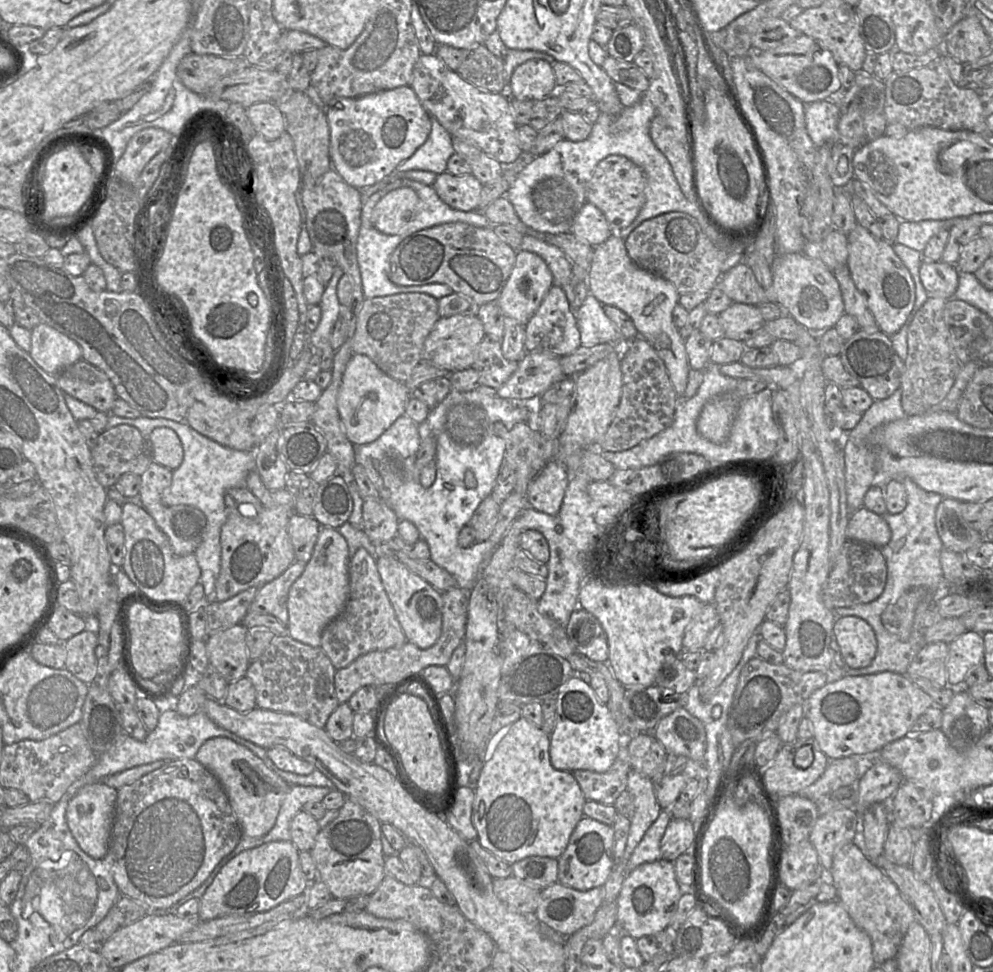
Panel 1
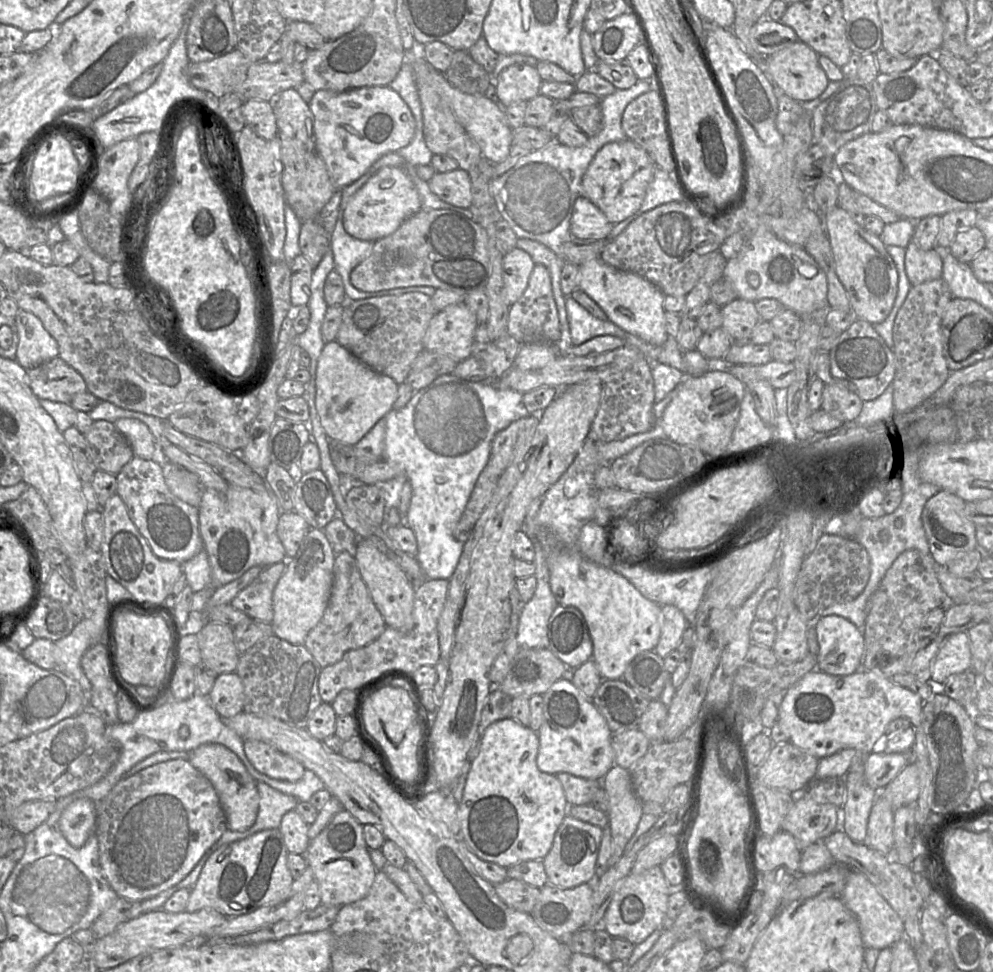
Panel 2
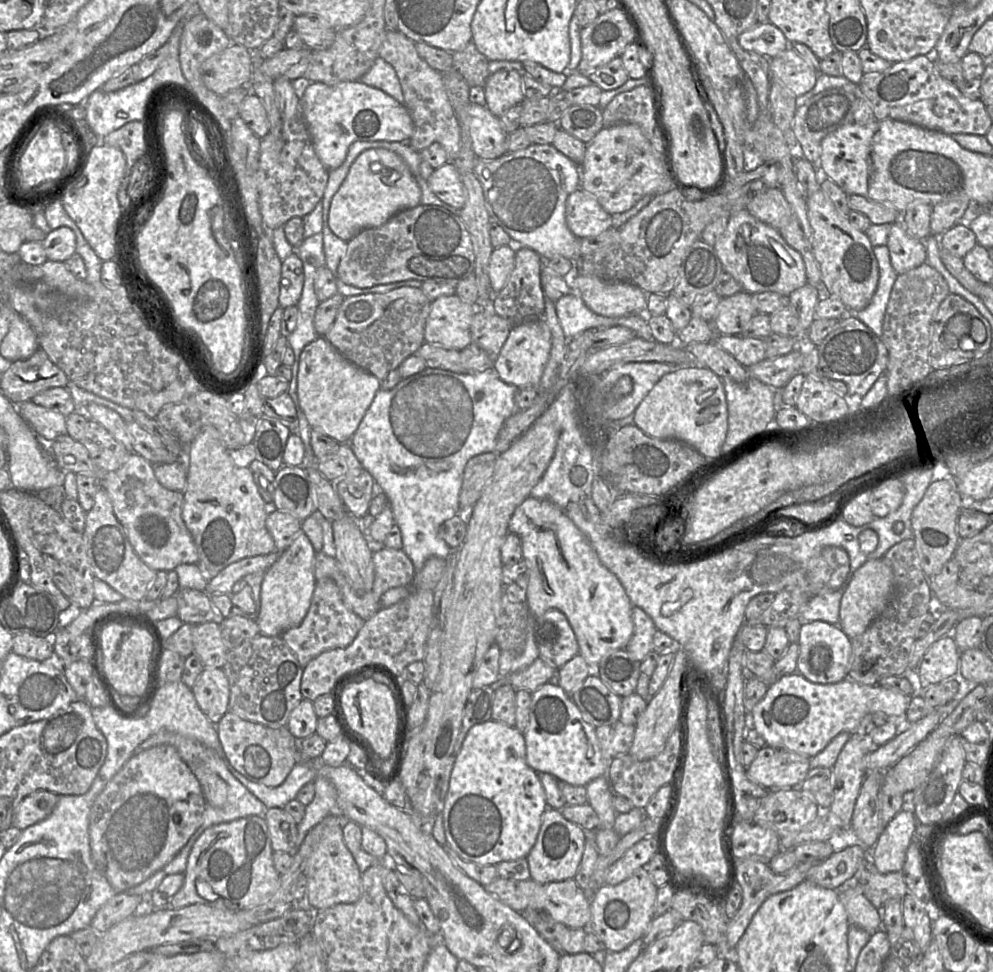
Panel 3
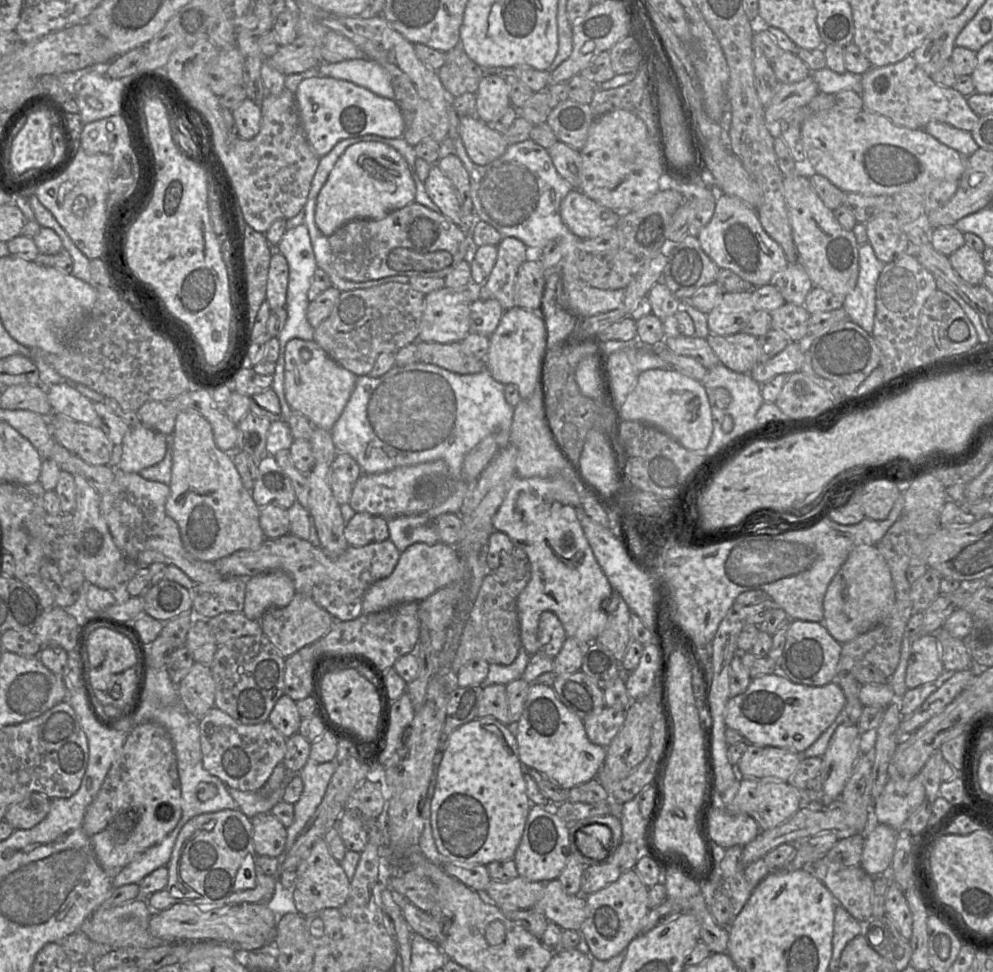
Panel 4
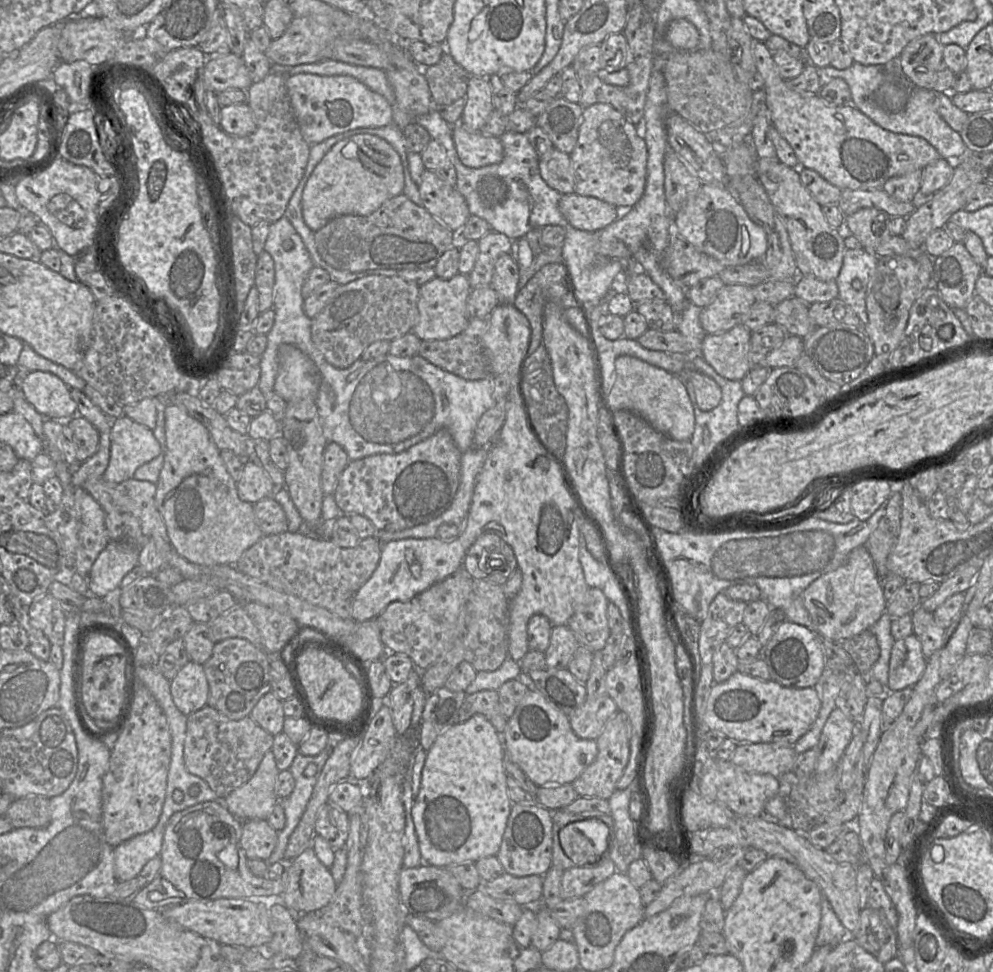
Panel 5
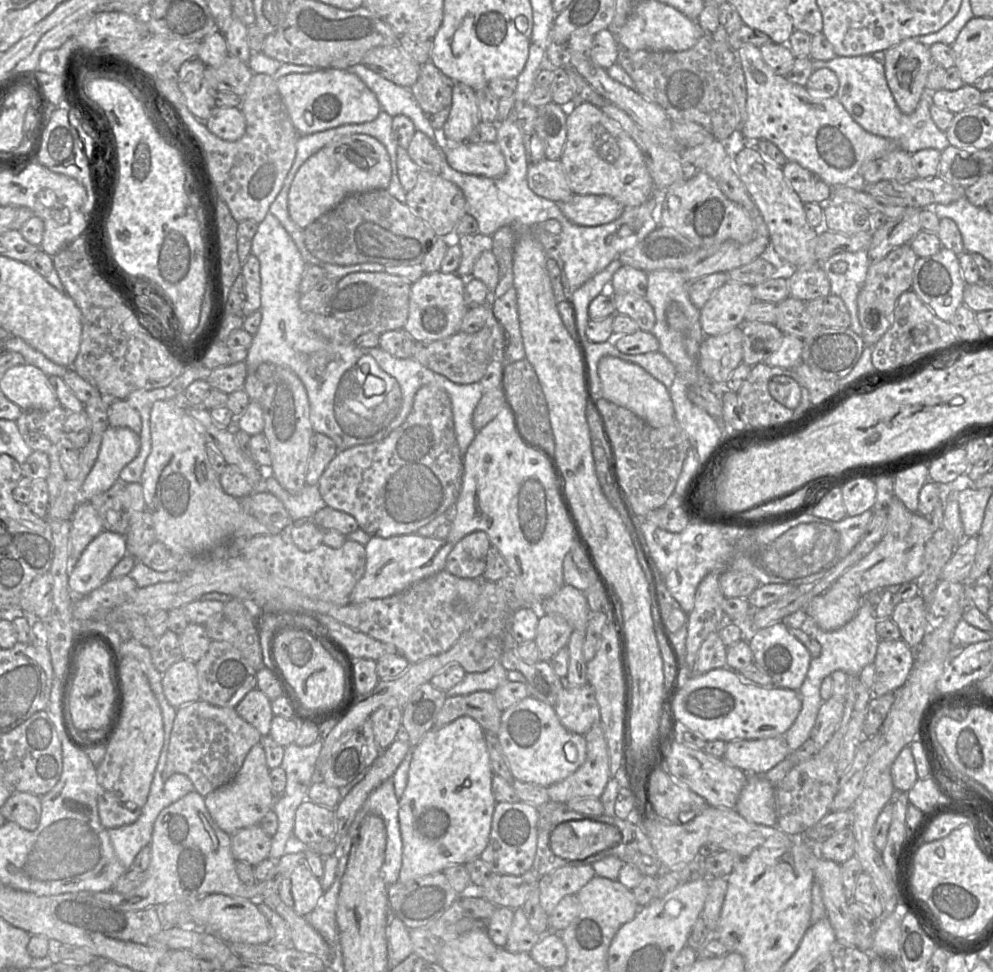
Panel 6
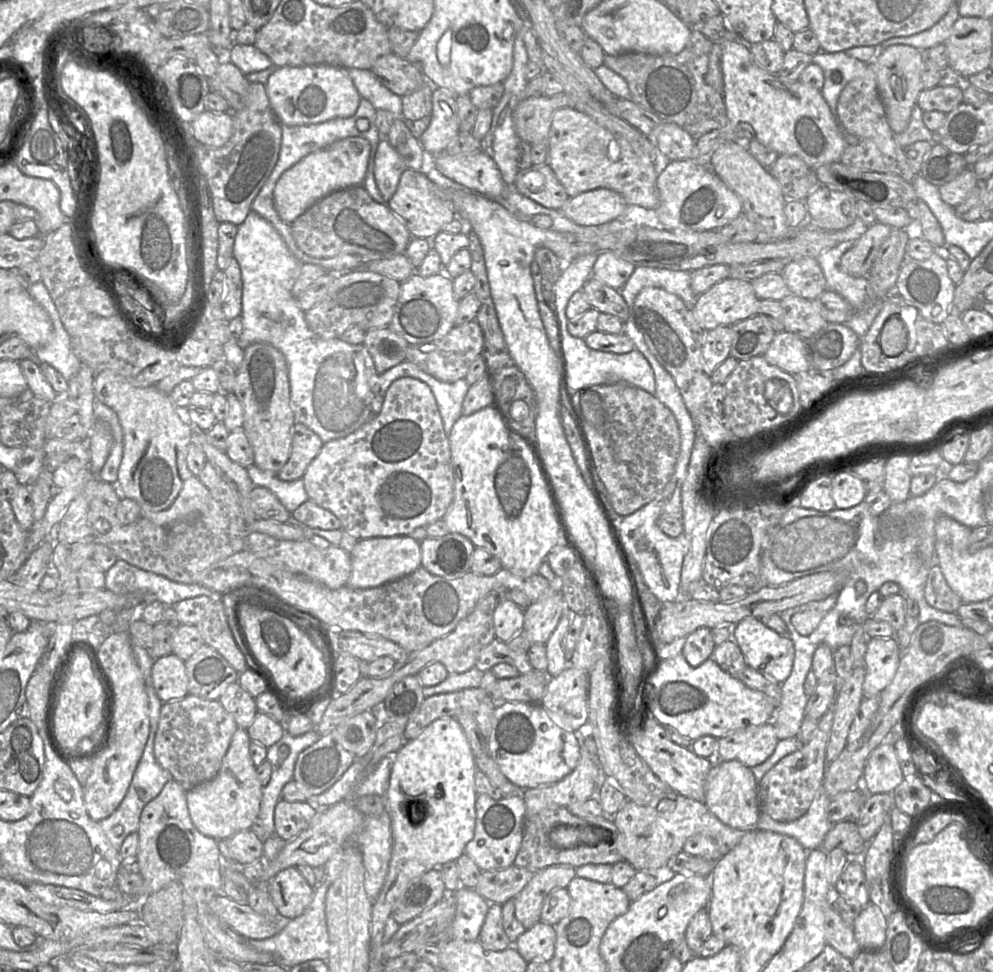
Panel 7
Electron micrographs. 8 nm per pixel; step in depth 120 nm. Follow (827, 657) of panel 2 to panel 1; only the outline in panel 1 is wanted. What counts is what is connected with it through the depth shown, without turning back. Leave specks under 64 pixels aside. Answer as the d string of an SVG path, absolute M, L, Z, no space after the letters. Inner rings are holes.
M856 616L838 617L833 635L842 658L842 664L852 669L867 667L877 652L873 628Z

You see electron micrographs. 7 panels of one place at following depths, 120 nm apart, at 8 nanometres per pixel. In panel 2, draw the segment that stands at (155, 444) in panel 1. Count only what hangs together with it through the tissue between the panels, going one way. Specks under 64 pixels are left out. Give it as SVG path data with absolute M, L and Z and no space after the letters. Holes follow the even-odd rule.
M118 418L114 425L125 436L135 456L152 459L161 465L169 462L146 424L137 419Z

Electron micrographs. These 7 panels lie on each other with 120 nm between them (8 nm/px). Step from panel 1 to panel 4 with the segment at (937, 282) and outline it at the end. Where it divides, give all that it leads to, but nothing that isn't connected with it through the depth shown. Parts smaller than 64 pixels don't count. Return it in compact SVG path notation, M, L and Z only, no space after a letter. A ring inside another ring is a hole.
M879 215L865 225L868 243L884 264L906 252L909 240L900 228L897 216Z

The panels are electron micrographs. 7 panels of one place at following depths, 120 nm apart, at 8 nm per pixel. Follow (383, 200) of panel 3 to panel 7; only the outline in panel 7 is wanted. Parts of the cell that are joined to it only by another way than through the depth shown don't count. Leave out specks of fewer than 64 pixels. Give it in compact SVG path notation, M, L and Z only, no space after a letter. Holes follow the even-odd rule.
M362 136L338 140L312 152L287 169L276 182L273 199L278 215L289 225L316 201L343 188L362 185L368 169L371 144Z

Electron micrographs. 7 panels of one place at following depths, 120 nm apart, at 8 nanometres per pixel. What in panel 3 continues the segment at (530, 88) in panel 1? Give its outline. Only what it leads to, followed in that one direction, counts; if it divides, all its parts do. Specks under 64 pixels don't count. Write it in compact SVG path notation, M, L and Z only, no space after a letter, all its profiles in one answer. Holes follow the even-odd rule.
M499 70L490 74L484 83L485 106L496 117L524 100L522 75L517 70Z

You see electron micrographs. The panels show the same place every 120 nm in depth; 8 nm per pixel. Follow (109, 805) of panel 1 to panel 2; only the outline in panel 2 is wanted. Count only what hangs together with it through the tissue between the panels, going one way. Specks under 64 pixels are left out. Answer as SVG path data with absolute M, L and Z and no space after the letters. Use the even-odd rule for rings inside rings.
M77 798L63 811L59 829L73 847L82 847L95 833L97 803L89 798Z

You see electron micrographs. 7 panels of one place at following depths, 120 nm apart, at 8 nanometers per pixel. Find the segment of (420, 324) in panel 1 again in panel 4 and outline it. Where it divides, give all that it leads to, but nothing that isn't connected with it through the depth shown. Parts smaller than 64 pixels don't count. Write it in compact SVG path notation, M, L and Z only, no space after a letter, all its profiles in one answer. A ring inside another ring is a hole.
M388 282L341 292L331 314L314 328L314 341L339 365L357 377L369 375L381 353L395 354L418 341L425 295L410 284Z

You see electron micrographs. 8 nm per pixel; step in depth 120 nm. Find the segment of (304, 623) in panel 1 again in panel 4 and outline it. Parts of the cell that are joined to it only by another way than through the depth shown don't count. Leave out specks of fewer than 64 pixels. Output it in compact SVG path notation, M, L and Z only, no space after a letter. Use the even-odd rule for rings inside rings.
M282 571L248 578L242 613L259 620L268 609L287 606L296 594L292 579Z

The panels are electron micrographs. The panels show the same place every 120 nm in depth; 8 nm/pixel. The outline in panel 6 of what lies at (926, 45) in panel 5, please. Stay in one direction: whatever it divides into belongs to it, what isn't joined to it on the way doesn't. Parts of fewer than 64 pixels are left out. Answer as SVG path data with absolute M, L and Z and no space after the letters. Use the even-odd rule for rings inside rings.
M906 39L885 51L882 63L897 106L904 114L913 113L926 91L932 63L929 47Z

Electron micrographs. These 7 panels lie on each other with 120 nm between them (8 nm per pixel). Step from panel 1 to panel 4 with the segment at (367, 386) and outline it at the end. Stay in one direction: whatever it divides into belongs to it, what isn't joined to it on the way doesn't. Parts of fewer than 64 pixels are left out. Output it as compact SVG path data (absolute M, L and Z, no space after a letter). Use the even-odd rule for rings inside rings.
M298 338L284 348L284 394L288 404L316 427L331 431L355 388L357 376L335 362L315 341Z

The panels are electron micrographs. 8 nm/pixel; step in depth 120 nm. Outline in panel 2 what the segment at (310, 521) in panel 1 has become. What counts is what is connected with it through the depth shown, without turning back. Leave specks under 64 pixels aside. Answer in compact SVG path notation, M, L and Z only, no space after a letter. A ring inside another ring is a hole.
M295 511L282 512L277 524L277 534L285 548L287 558L293 558L312 527Z

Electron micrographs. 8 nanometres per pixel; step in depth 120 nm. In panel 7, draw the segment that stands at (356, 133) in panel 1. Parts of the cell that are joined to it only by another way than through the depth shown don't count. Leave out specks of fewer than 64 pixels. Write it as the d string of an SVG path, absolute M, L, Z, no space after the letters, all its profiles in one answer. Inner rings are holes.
M326 64L278 67L264 84L270 106L282 125L307 125L355 115L361 95L349 70Z

